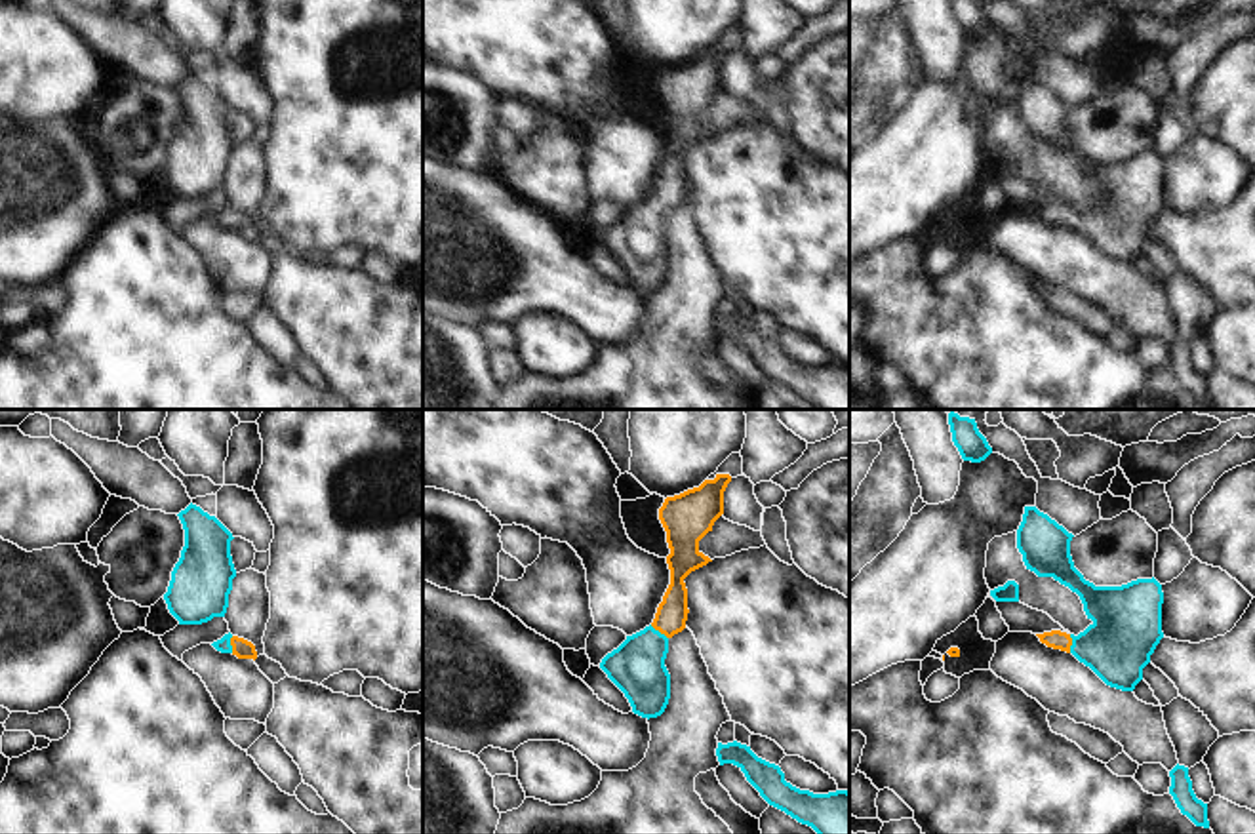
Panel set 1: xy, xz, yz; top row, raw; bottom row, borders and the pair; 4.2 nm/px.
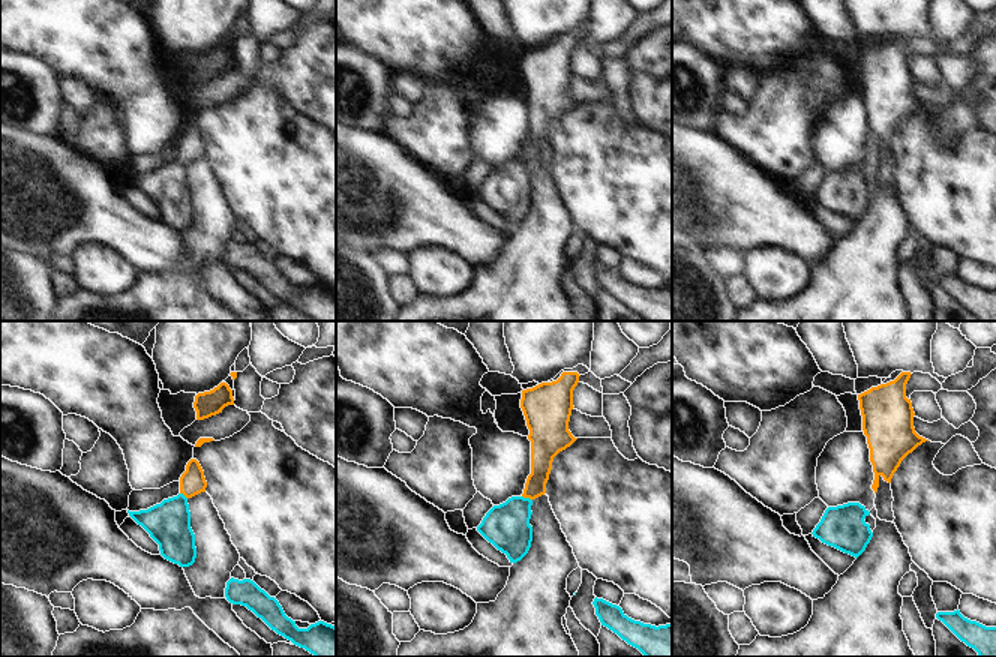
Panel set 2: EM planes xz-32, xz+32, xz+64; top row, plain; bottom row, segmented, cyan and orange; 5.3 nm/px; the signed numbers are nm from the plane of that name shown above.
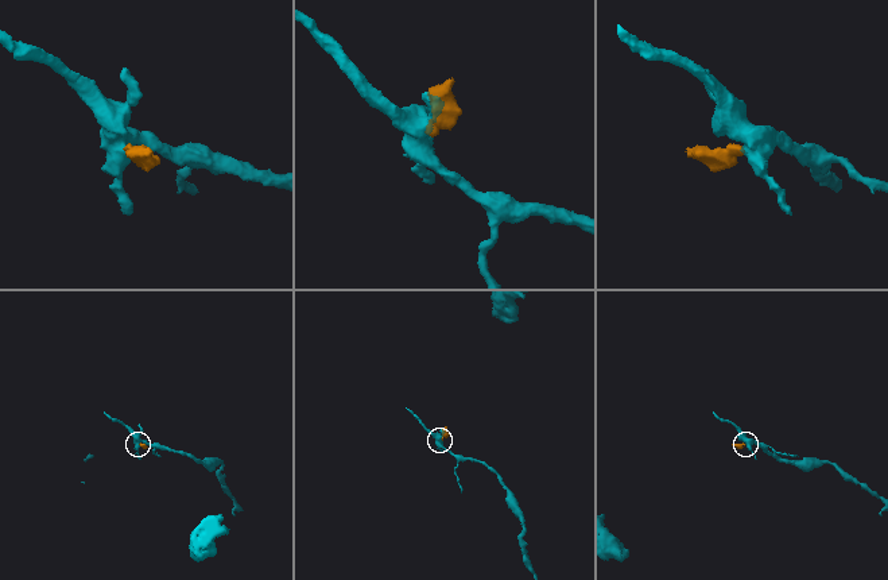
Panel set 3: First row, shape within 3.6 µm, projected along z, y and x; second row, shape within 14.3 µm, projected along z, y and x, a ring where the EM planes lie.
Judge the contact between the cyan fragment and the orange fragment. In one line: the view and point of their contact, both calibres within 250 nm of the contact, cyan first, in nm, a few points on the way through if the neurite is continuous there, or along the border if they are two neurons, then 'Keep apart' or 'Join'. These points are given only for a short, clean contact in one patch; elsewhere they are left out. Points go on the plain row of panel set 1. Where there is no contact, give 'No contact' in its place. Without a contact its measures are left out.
Touches cyan at yz (1073, 218). Thickness 300 nm (cyan) against 80 nm. Path across: yz (1126, 202), (1111, 218), (1073, 218), (1055, 212). Join

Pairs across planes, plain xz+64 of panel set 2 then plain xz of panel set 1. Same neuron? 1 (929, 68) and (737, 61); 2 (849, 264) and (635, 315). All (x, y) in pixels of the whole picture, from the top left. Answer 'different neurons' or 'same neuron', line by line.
1: same neuron
2: different neurons

